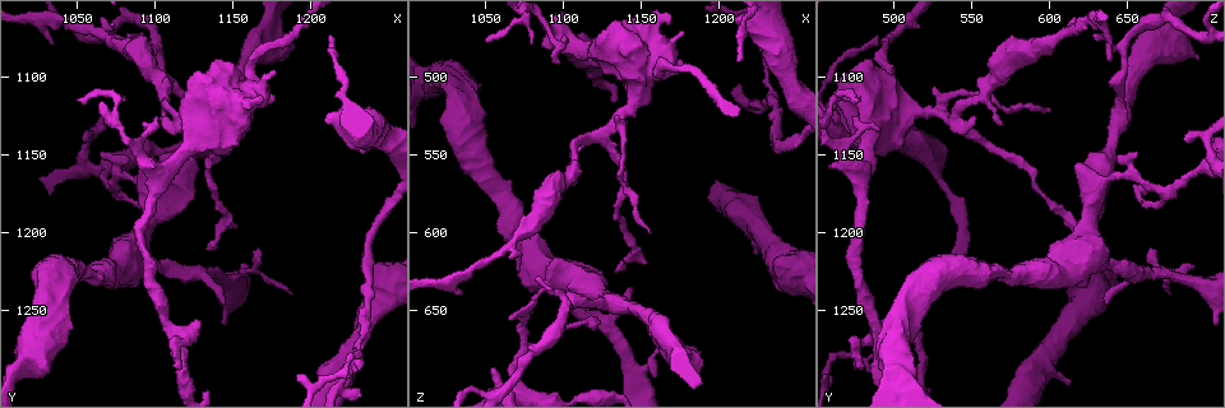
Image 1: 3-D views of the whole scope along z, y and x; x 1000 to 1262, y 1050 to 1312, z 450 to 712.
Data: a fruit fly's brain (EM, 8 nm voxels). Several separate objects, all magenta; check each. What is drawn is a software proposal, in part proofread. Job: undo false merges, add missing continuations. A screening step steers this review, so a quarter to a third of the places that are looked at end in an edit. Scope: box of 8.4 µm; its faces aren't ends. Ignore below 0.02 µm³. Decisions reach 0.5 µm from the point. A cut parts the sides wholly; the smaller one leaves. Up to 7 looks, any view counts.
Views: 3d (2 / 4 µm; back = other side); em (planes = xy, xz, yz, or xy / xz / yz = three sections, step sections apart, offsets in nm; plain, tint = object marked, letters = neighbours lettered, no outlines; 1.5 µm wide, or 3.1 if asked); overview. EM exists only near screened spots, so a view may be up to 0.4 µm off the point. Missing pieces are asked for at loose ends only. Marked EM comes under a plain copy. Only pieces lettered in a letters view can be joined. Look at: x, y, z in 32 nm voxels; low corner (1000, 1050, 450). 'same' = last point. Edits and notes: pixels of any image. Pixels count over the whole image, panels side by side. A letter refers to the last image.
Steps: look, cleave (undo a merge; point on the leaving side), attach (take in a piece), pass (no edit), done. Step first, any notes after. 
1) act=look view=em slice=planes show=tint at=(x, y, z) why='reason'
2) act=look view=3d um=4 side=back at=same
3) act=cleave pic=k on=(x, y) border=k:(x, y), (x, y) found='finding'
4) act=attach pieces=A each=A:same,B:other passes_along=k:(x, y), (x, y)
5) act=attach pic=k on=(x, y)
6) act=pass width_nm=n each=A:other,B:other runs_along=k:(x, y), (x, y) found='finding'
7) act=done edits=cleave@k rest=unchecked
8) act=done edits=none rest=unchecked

act=look view=em slice=xz step=8 show=letters at=(1166, 1210, 666) why='branch stops here'

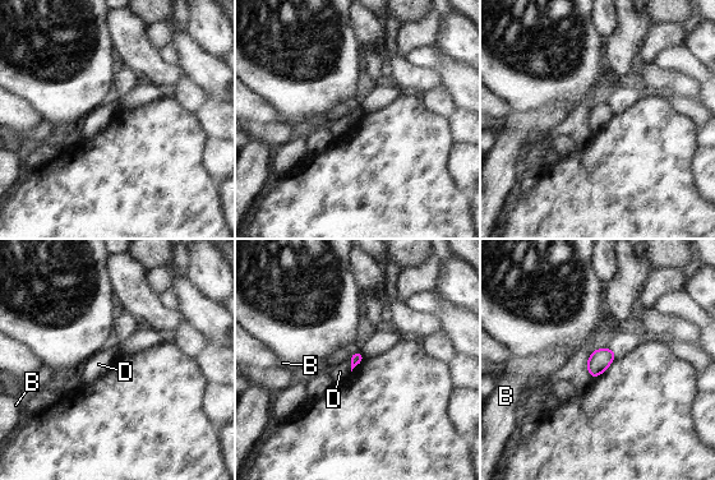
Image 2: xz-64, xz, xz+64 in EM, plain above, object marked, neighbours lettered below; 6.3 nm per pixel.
act=pass each=B:other,D:other found='none of them fits'

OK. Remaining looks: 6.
act=look view=3d um=4 at=(1076, 1172, 674) why='branch point'

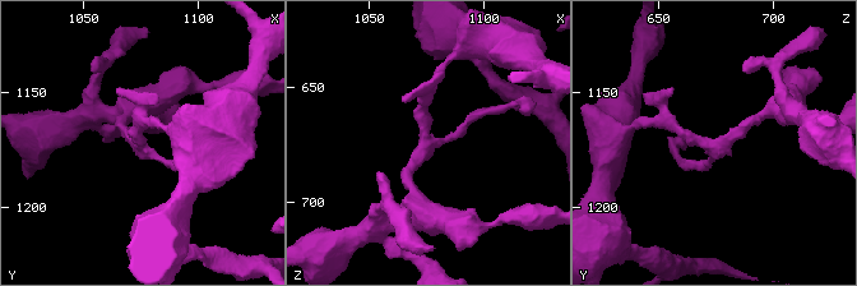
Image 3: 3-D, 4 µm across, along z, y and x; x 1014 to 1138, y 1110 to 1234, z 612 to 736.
act=look view=em slice=xy step=4 show=tint at=(1074, 1173, 672)

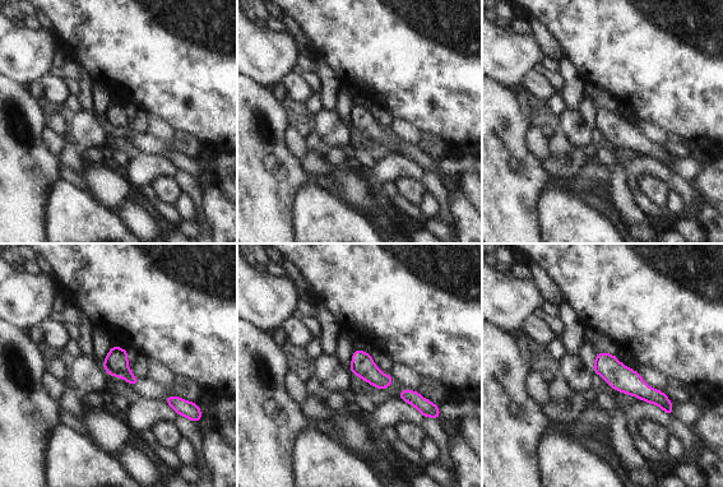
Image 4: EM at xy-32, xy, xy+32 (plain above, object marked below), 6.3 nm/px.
act=look view=em slice=yz step=8 show=letters at=same

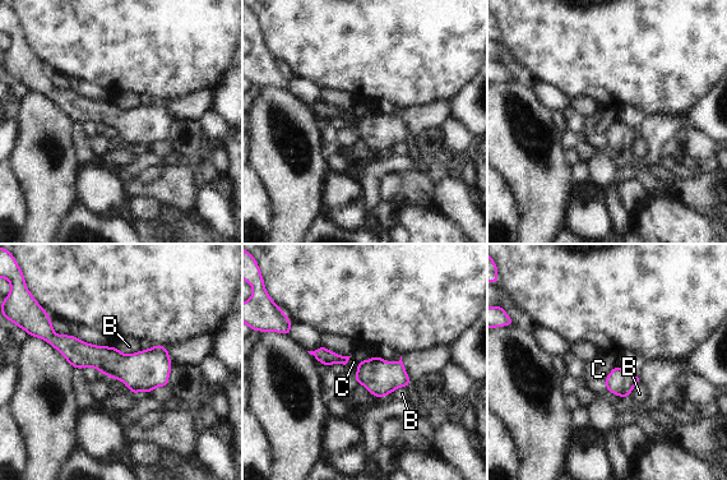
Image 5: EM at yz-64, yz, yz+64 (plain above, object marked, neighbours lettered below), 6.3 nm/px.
act=pass longest_contact=C:200nm each=B:other,C:other found='all the same cell'

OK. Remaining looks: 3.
act=look view=3d um=2 at=(1098, 1132, 488) why='free end'

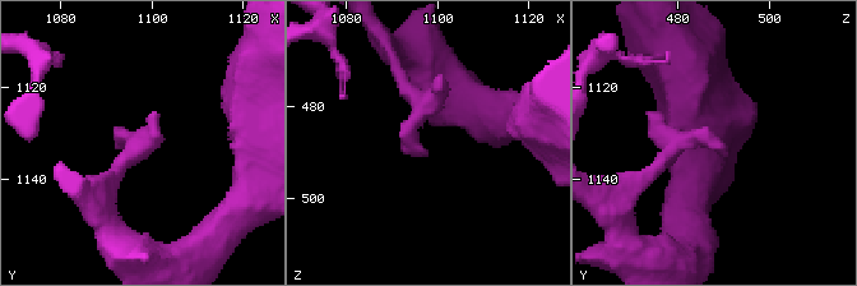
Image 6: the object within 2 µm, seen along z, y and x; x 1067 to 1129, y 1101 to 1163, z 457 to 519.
act=look view=em slice=xy step=4 show=tint at=(1098, 1133, 490) why='need the tissue'

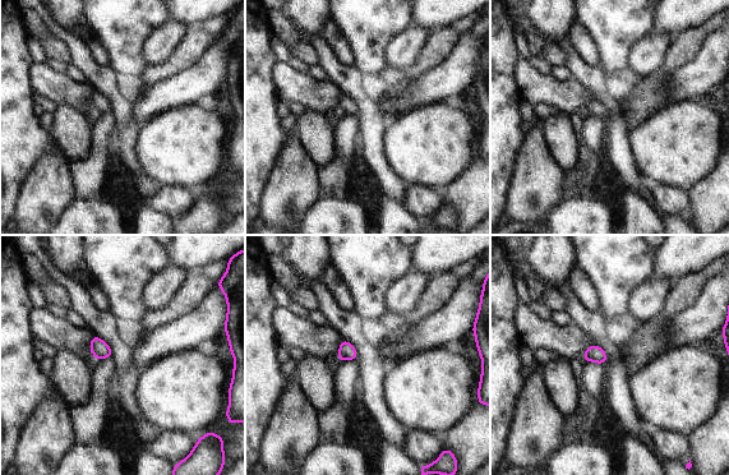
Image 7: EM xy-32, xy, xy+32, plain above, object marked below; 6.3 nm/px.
act=look view=em slice=xy step=4 show=letters at=same why='see the neighbours'

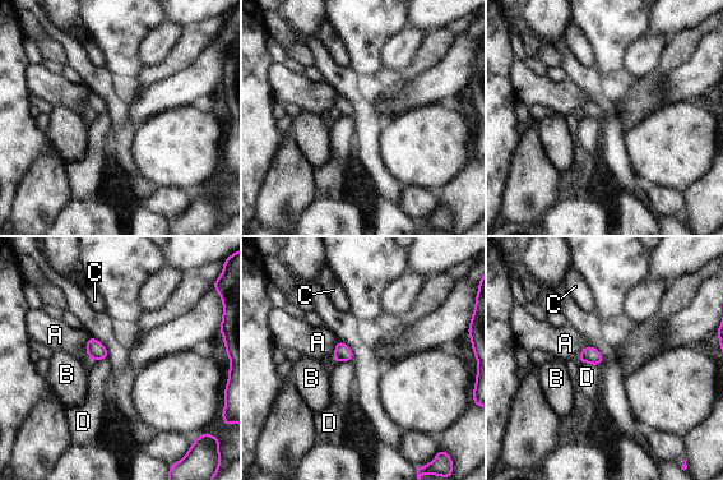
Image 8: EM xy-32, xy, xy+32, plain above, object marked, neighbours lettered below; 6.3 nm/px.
act=pass width_nm=80 longest_contact=D:150nm each=A:other,B:other,C:other,D:other found='no lettered piece goes on from it'

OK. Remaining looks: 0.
act=done edits=none rest=unchecked

